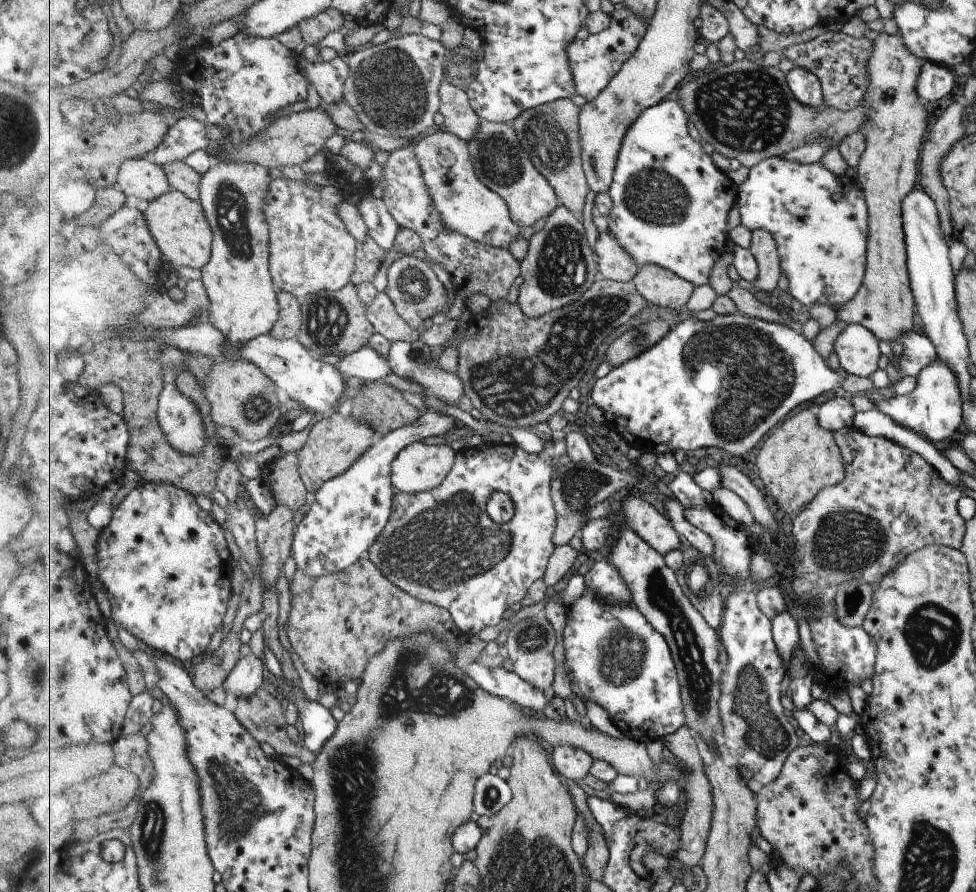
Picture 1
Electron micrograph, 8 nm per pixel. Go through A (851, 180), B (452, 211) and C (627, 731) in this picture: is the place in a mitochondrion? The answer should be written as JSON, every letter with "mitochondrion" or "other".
{"A":"other","B":"other","C":"other"}

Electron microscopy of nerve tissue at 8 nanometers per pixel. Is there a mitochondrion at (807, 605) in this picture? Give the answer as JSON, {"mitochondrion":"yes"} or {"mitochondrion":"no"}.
{"mitochondrion":"no"}

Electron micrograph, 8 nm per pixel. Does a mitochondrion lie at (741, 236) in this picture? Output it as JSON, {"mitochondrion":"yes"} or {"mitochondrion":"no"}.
{"mitochondrion":"no"}

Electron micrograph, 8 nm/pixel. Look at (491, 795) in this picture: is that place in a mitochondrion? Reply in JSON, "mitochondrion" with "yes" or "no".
{"mitochondrion":"yes"}

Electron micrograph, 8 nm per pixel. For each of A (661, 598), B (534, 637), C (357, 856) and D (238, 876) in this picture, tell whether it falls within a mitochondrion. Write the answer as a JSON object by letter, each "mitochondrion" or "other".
{"A":"mitochondrion","B":"mitochondrion","C":"mitochondrion","D":"other"}

